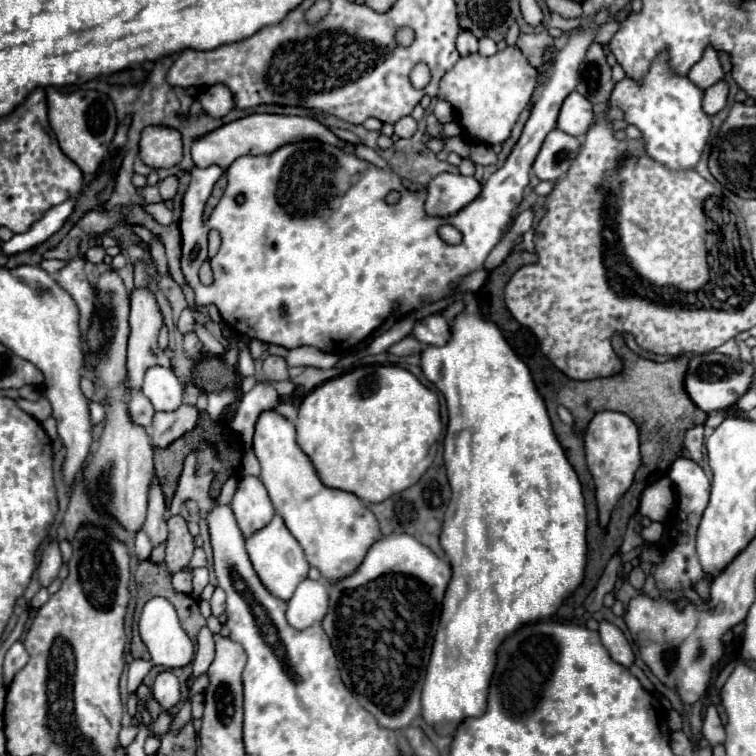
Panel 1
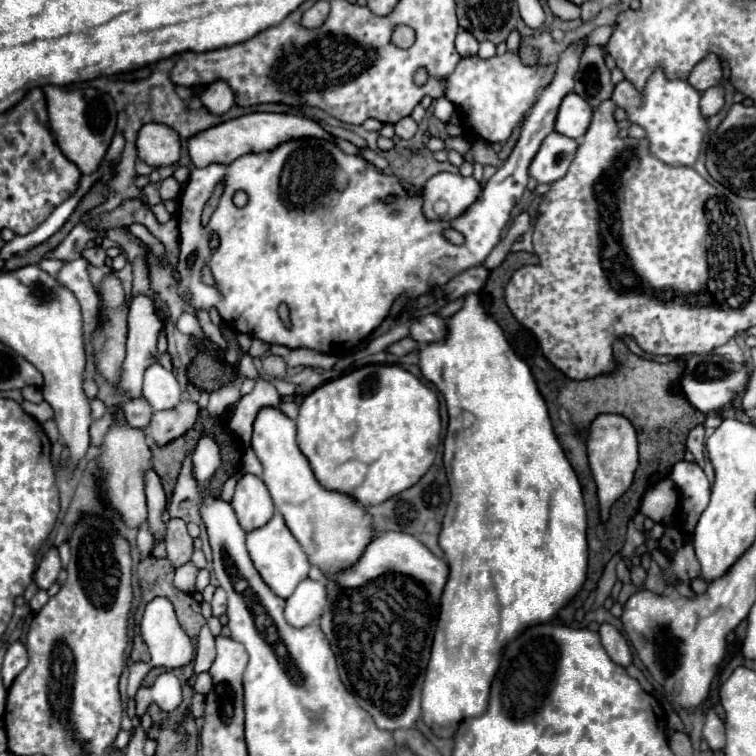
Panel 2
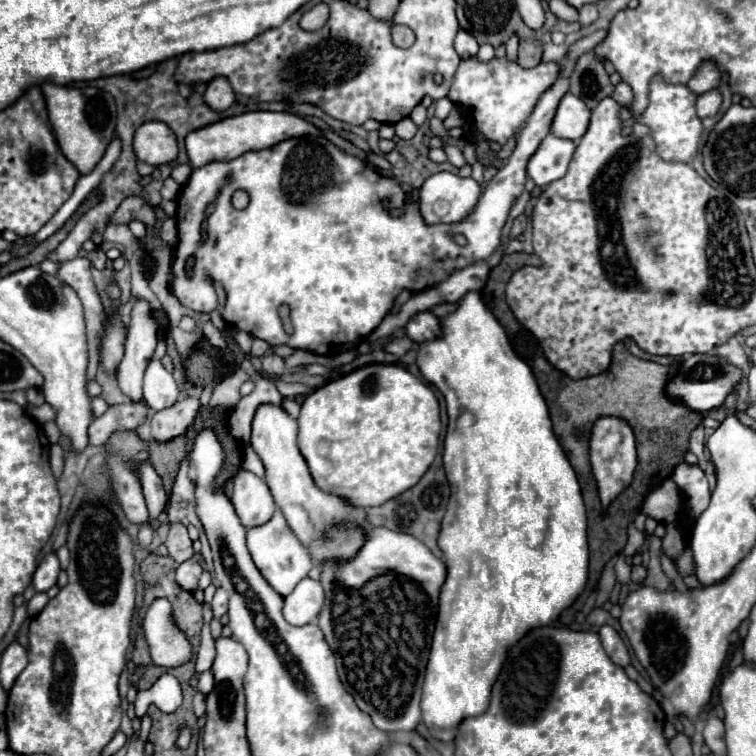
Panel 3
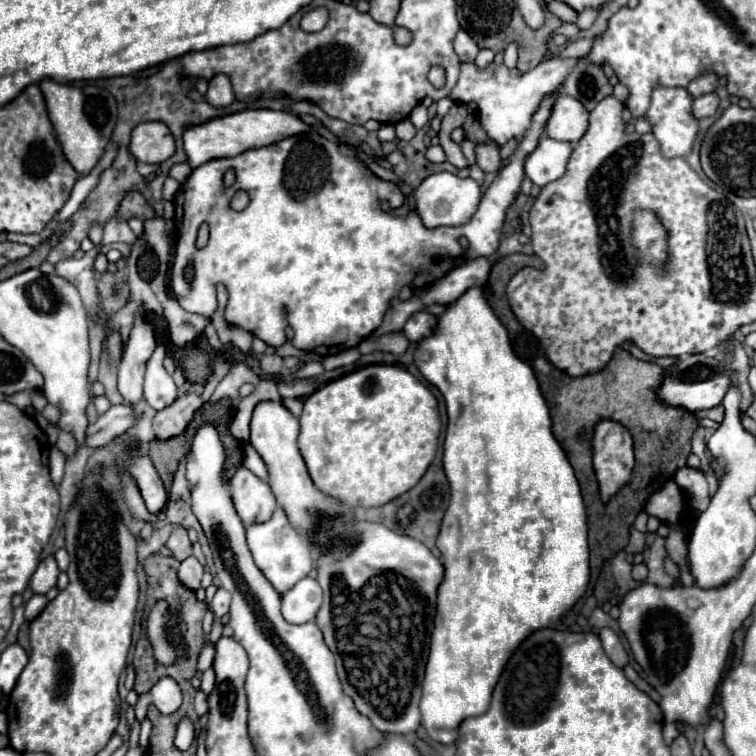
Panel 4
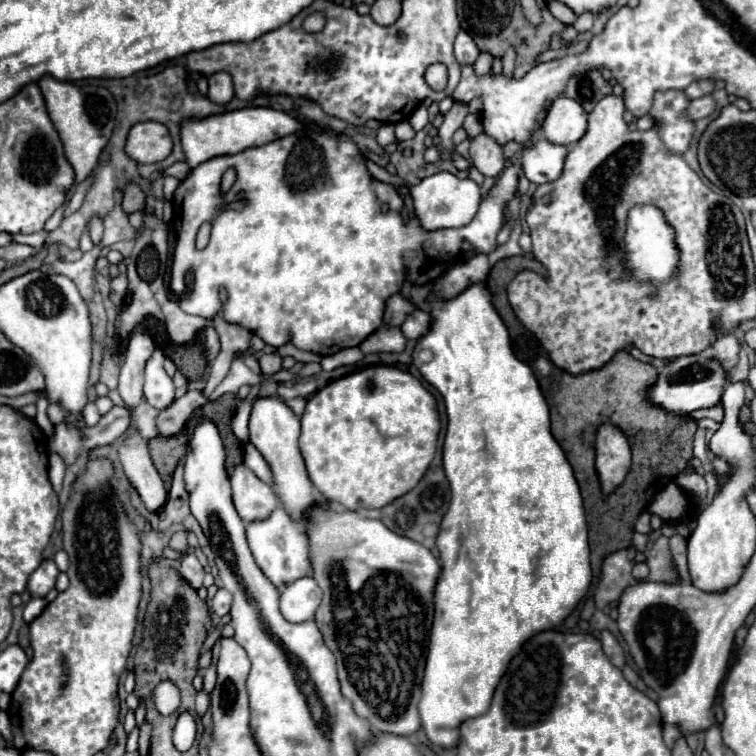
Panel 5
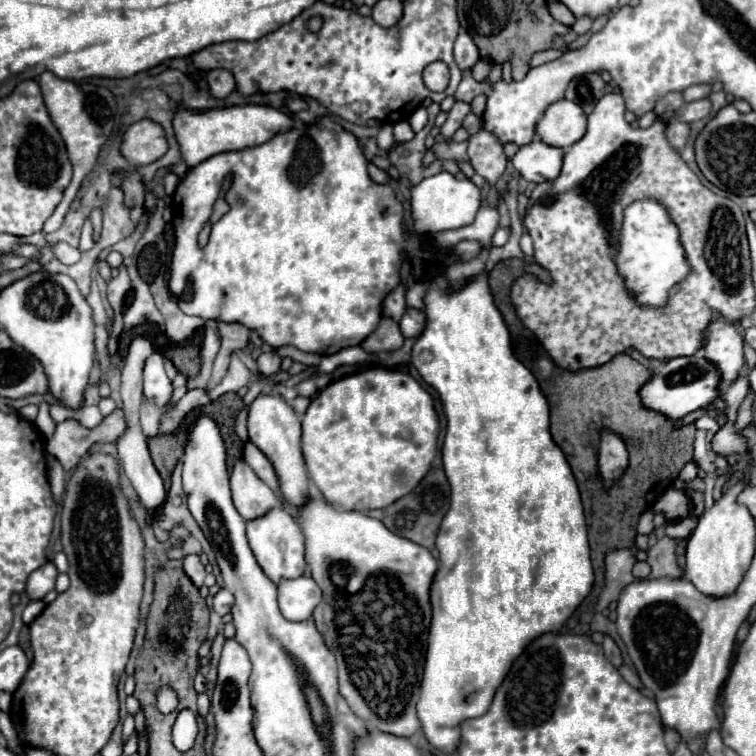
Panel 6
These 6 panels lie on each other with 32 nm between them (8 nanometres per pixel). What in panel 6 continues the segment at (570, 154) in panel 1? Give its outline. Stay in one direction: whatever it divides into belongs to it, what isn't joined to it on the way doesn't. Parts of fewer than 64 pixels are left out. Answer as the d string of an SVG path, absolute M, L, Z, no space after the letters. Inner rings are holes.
M534 136L534 140L522 146L512 158L514 168L534 184L554 180L562 170L564 150L558 146L550 146L542 142L542 138Z

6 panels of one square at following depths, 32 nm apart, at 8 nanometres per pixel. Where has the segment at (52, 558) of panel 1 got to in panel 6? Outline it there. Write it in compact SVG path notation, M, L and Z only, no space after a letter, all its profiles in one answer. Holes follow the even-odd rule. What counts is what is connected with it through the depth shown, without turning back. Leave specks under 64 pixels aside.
M46 562L38 570L34 570L26 582L26 594L30 596L30 600L40 600L50 590L54 590L56 576L58 576L58 570L52 562Z

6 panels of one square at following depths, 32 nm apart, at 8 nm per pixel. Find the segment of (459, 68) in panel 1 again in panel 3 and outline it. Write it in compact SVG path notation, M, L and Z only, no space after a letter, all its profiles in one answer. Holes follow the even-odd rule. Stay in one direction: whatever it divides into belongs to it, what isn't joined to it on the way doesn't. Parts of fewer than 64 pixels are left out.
M468 58L460 62L448 98L468 112L472 124L478 128L478 132L484 134L486 140L504 144L510 136L518 134L524 128L538 98L556 82L558 76L560 64L556 62L538 64L534 68L522 68L516 60L508 58L492 58L488 62Z

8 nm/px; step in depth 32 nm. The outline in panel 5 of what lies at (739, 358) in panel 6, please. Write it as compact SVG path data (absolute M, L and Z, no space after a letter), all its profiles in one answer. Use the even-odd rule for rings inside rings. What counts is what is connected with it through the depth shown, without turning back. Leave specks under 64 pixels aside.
M726 332L726 334L720 334L718 340L714 342L712 350L716 352L716 358L722 362L724 370L730 372L736 362L738 362L738 350L740 350L740 342L738 338L734 336L734 332Z

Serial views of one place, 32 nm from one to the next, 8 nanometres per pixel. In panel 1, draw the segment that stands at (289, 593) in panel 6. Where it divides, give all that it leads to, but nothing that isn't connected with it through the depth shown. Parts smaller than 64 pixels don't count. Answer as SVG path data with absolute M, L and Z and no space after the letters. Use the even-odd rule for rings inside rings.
M304 580L298 584L292 600L288 602L288 624L296 630L306 630L328 612L328 588L320 580Z

